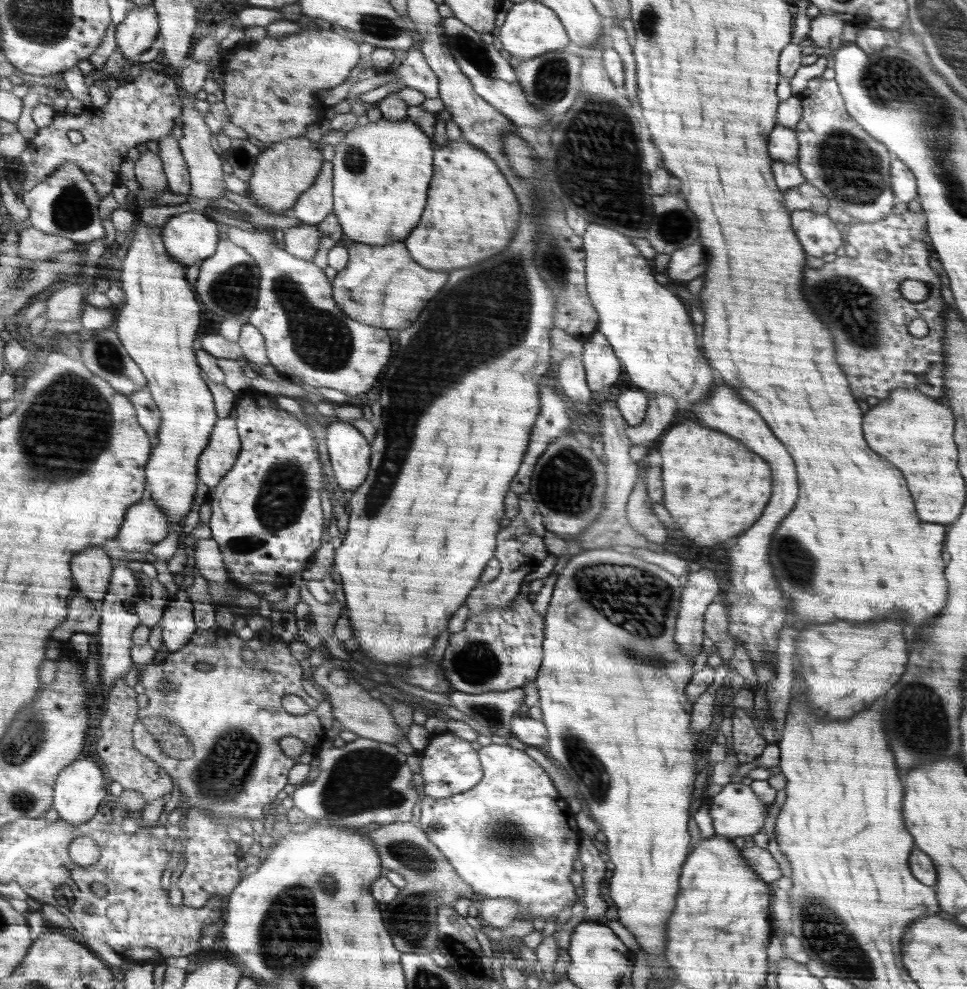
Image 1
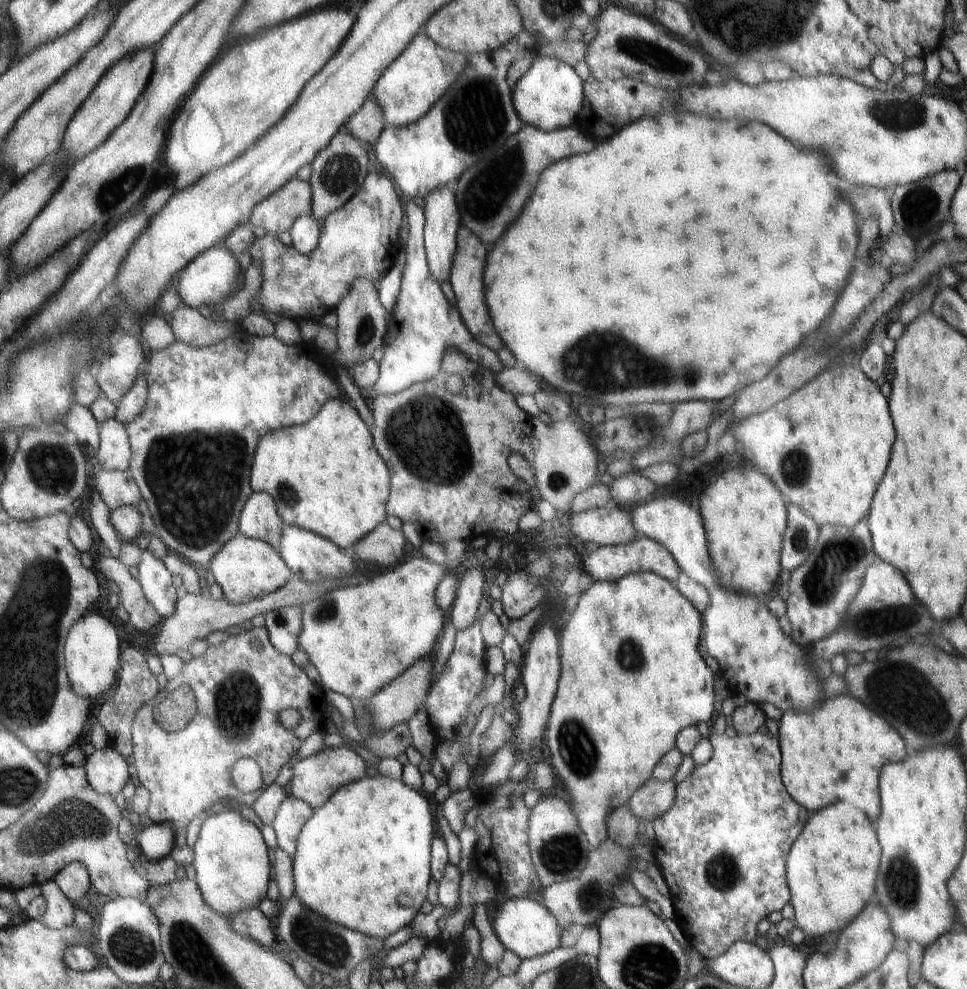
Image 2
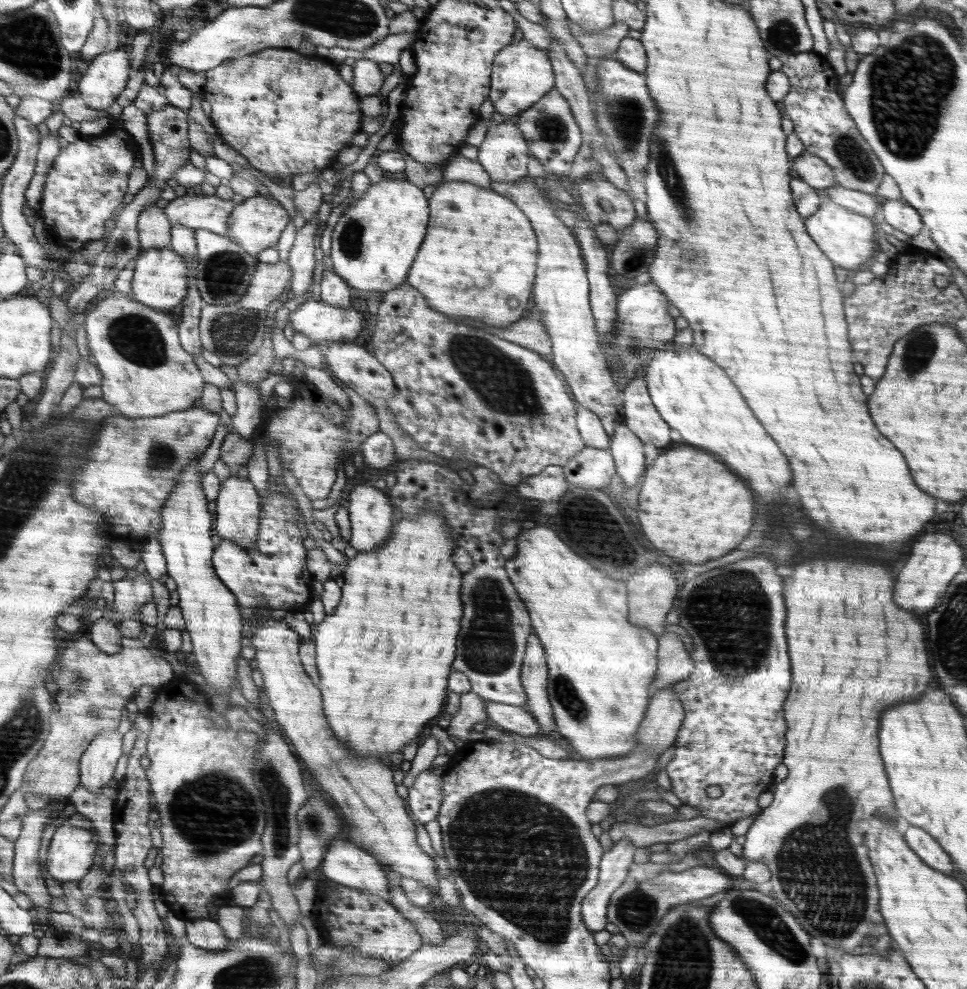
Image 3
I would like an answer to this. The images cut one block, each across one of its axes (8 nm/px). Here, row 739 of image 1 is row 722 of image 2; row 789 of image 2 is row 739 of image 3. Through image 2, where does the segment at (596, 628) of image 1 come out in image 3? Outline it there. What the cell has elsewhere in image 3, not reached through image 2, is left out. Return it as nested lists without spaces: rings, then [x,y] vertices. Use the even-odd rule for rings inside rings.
[[[536,526],[530,529],[521,530],[516,537],[517,553],[516,556],[508,560],[505,568],[508,570],[509,579],[517,587],[518,596],[525,601],[525,607],[529,609],[529,616],[532,618],[533,633],[536,633],[545,647],[545,653],[548,657],[549,678],[548,678],[548,696],[553,707],[554,720],[556,722],[556,735],[563,736],[572,744],[572,753],[579,754],[583,759],[614,759],[622,756],[626,757],[636,750],[640,738],[637,732],[643,723],[646,706],[650,702],[652,686],[650,682],[654,681],[656,666],[659,660],[656,660],[656,650],[658,650],[658,641],[656,635],[646,627],[635,625],[629,620],[629,589],[628,585],[621,580],[612,580],[604,572],[596,570],[586,562],[582,556],[572,552],[570,547],[566,546],[548,526]]]

